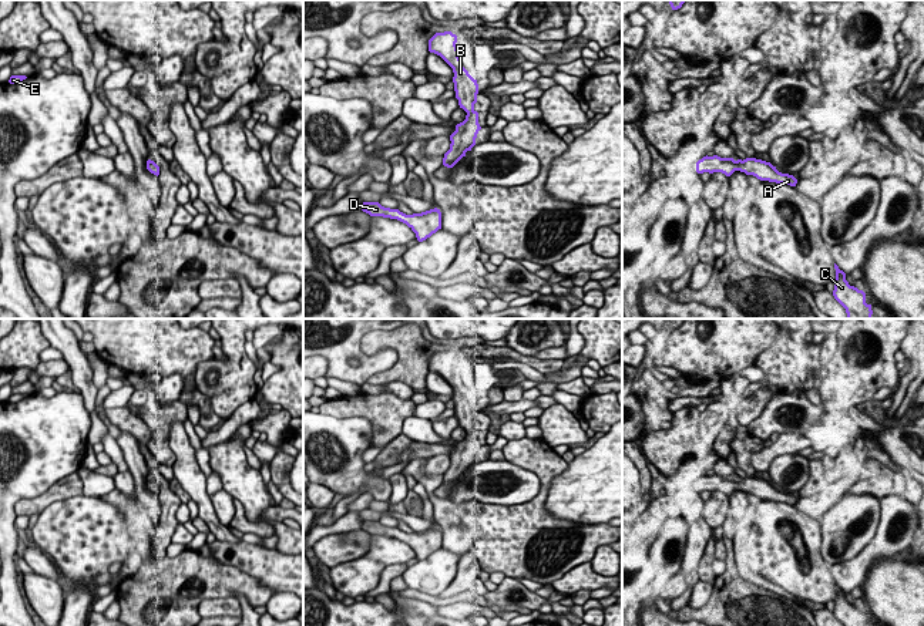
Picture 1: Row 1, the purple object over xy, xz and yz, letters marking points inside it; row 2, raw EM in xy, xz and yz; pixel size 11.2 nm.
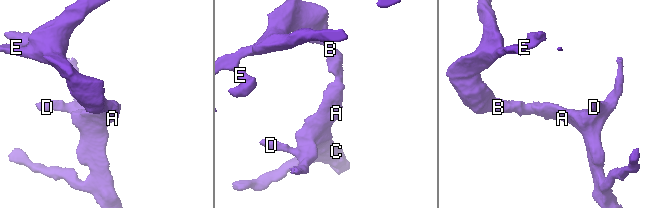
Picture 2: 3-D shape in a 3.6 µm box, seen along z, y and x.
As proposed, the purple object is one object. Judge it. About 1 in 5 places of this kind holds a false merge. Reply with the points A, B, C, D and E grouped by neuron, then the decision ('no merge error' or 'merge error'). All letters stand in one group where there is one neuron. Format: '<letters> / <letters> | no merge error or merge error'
A B C D E | no merge error

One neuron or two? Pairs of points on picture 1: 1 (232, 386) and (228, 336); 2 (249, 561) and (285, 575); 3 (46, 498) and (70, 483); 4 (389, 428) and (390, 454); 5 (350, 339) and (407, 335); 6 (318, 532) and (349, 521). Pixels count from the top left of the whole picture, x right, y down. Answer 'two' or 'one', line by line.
1: one
2: one
3: one
4: two
5: two
6: one

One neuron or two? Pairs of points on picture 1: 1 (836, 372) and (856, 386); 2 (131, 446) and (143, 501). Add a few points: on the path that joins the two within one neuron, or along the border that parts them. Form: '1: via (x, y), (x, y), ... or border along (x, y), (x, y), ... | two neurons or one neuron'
1: via (840, 376), (852, 382) | one neuron
2: via (135, 460), (141, 487) | one neuron

